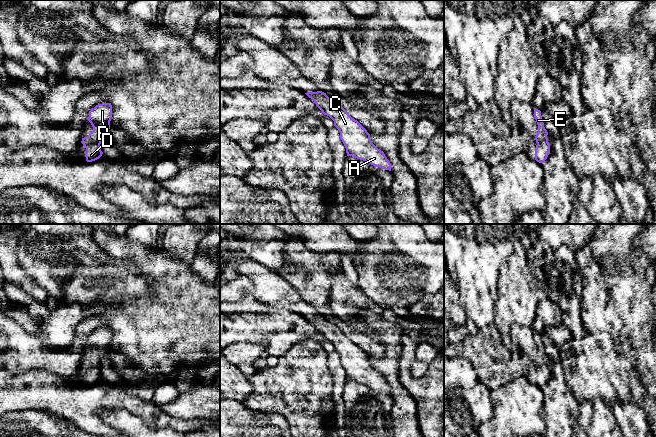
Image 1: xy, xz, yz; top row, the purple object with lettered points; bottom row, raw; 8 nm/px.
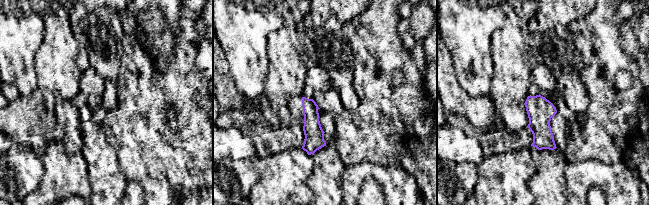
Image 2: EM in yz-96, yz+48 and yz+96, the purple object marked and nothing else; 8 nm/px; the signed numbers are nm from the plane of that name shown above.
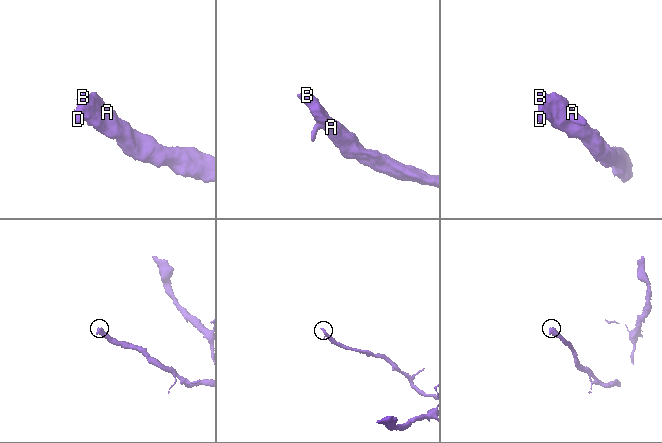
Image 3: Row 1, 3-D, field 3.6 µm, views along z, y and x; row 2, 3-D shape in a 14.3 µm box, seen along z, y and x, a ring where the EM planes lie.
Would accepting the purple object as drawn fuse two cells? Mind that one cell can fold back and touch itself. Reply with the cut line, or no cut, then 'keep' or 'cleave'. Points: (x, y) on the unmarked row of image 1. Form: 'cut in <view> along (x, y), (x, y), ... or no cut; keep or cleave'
no cut; keep

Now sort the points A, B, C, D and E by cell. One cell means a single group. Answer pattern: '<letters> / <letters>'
A B C D E

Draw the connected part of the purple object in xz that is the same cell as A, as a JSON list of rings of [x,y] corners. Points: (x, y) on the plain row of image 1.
[[[322,315],[305,317],[311,322],[324,339],[334,345],[340,356],[347,380],[363,384],[373,390],[391,395],[391,388],[384,376],[371,365],[367,354],[342,331]]]

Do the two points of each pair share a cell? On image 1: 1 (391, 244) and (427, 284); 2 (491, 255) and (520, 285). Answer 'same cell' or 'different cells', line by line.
1: same cell
2: different cells

